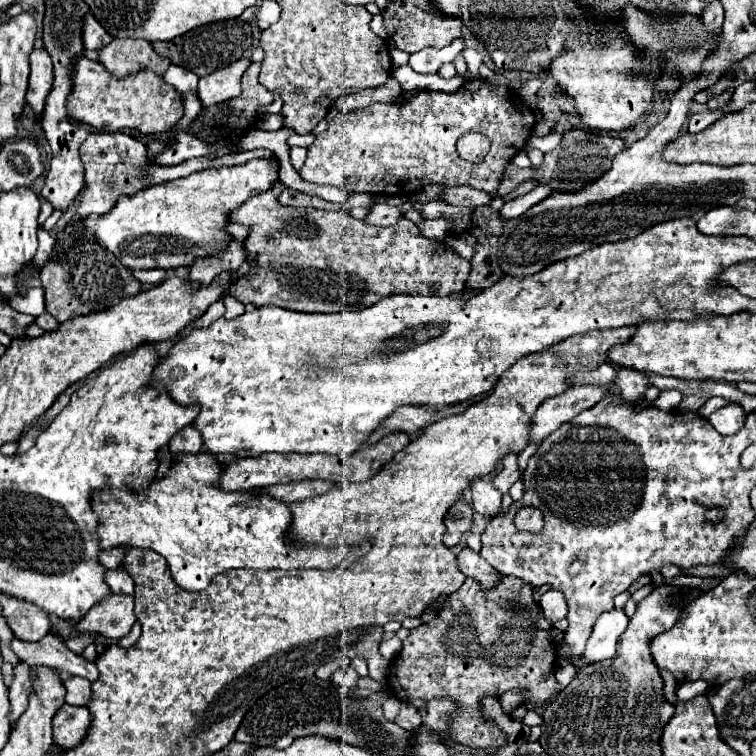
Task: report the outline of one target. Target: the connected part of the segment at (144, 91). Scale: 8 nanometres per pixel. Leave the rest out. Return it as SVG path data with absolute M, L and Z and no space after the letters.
M80 56L74 64L68 112L72 118L94 126L100 132L138 130L142 136L150 136L168 132L168 128L184 116L184 104L182 94L166 84L156 72L140 70L124 78L114 78L106 70L96 70L96 62Z

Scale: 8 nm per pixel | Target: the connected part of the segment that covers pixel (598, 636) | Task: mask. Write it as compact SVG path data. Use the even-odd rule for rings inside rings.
M612 608L610 612L604 612L594 626L594 632L586 644L586 650L582 654L582 660L586 664L602 662L616 656L616 642L620 634L628 626L628 616L620 608Z

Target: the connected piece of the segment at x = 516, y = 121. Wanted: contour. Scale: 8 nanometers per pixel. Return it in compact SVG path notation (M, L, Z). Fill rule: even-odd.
M482 78L466 80L458 92L444 94L432 90L418 90L412 98L402 98L392 104L376 102L360 110L342 112L338 114L328 130L316 136L314 144L308 148L306 162L302 166L300 176L312 184L330 184L342 188L346 194L374 194L374 196L410 196L412 192L422 190L430 184L440 186L472 186L490 194L492 198L498 196L498 186L502 182L504 170L512 156L516 156L524 144L528 142L536 124L534 112L526 106L526 102L514 94L502 92L502 88L490 86ZM468 132L480 132L490 138L492 148L480 164L472 164L468 160L458 158L456 142L460 136Z

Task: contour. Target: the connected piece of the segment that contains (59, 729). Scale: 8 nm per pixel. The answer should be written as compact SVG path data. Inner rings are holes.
M64 704L52 720L52 740L56 746L64 750L76 748L86 738L90 724L92 712L88 708Z

